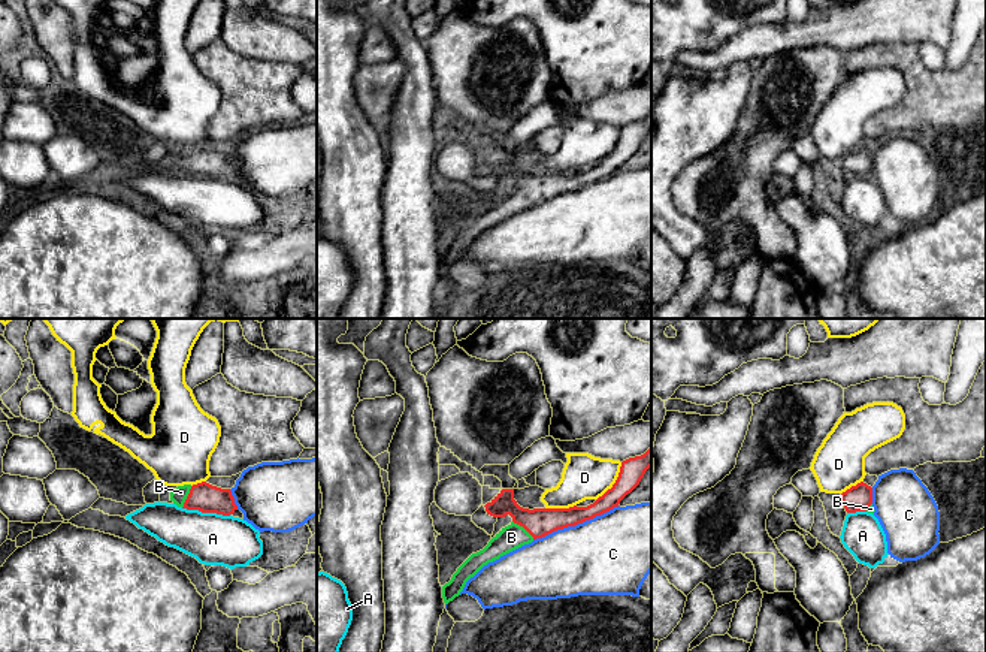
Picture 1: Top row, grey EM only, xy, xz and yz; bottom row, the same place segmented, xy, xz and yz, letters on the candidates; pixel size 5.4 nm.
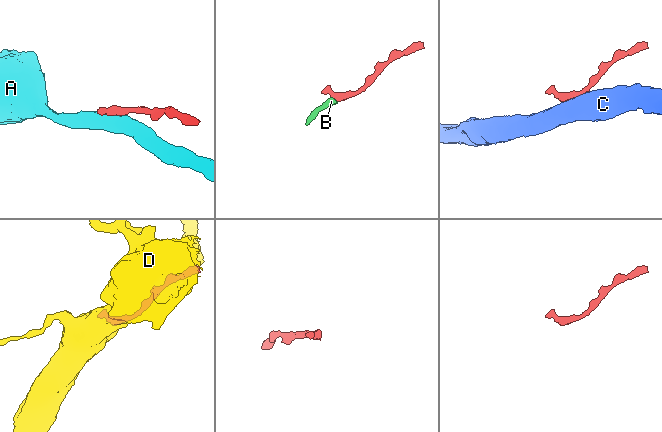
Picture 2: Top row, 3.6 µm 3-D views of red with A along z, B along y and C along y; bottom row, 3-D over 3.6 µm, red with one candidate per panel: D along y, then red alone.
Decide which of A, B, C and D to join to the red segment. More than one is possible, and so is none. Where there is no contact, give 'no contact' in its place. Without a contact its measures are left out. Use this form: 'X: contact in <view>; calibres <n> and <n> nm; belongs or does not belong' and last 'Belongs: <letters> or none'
A: contact in xy; calibres 160 and 280 nm; does not belong
B: contact in xz; calibres 160 and 140 nm; belongs
C: contact in xz; calibres 160 and 440 nm; does not belong
D: contact in xz; calibres 140 and 240 nm; does not belong
Belongs: B

